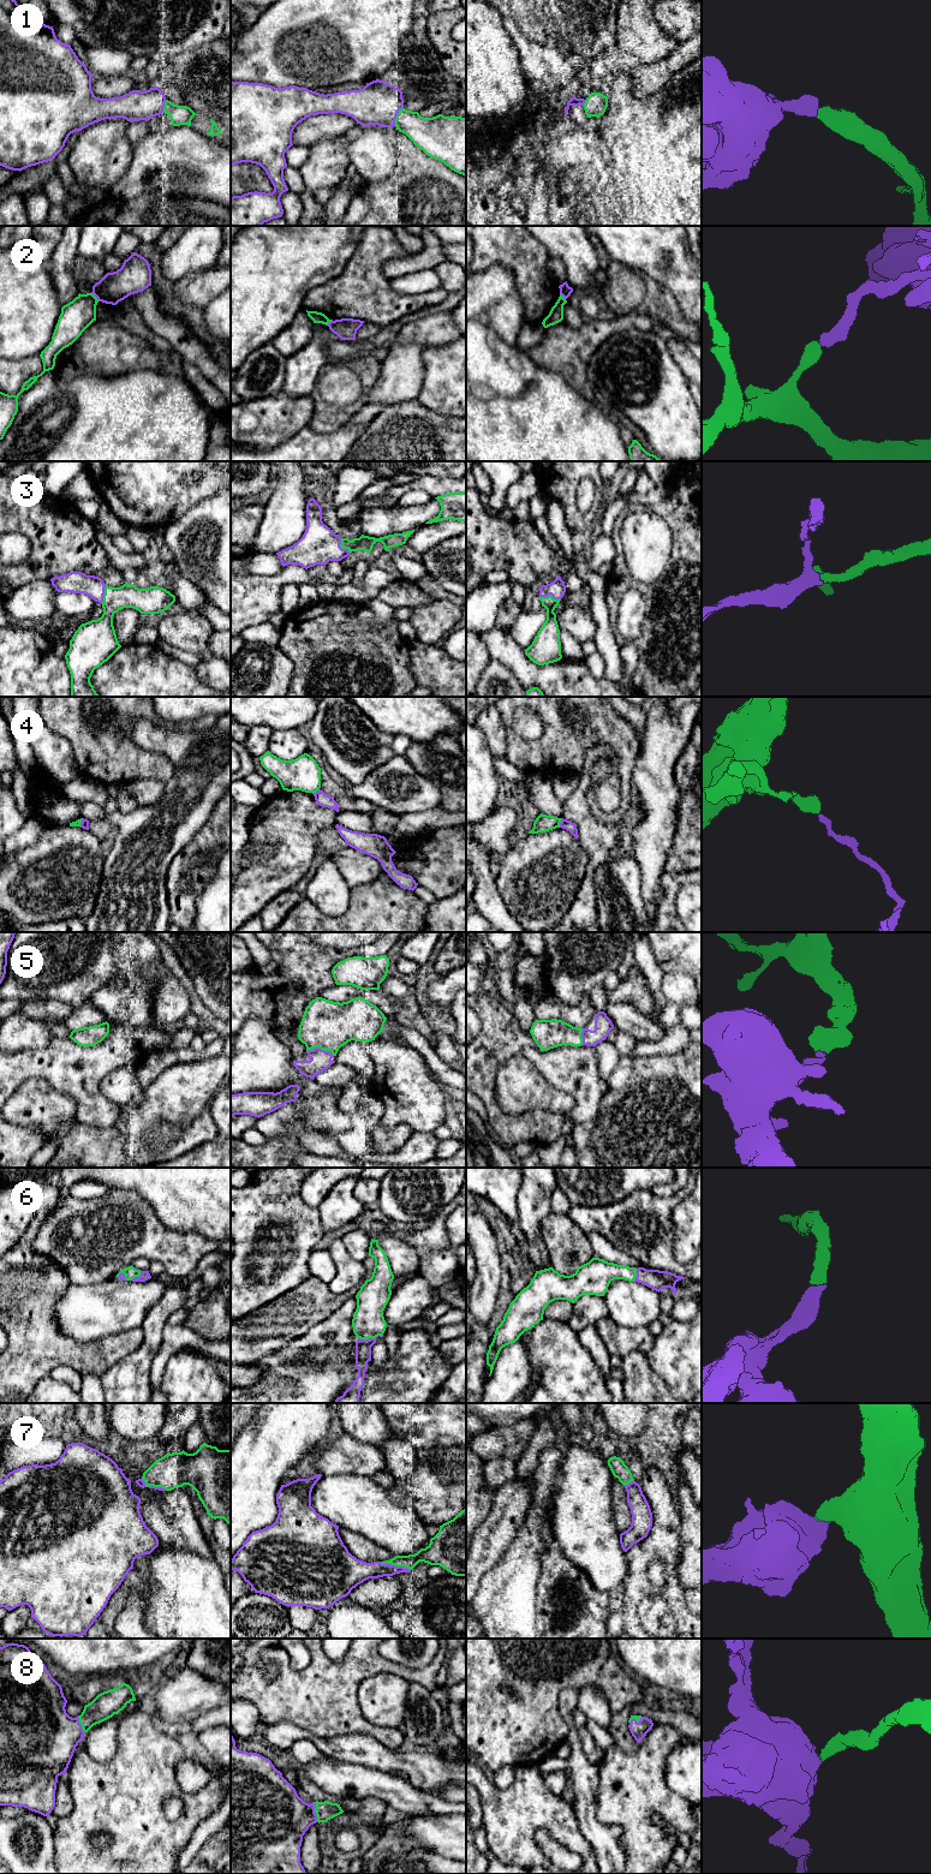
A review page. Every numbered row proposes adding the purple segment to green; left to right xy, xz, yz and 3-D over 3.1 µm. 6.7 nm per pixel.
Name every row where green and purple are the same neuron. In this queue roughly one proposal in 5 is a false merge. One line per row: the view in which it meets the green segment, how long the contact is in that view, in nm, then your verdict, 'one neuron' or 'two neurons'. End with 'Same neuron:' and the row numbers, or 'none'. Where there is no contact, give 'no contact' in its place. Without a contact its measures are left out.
1: meets green in xz; contact 140 nm long; one neuron
2: meets green in xy; contact 80 nm long; two neurons
3: meets green in yz; contact 150 nm long; one neuron
4: meets green in yz; contact 70 nm long; two neurons
5: meets green in xz; contact 190 nm long; one neuron
6: meets green in xz; contact 120 nm long; one neuron
7: meets green in xz; contact 220 nm long; one neuron
8: meets green in xz; contact 140 nm long; one neuron
Same neuron: 1, 3, 5, 6, 7, 8

